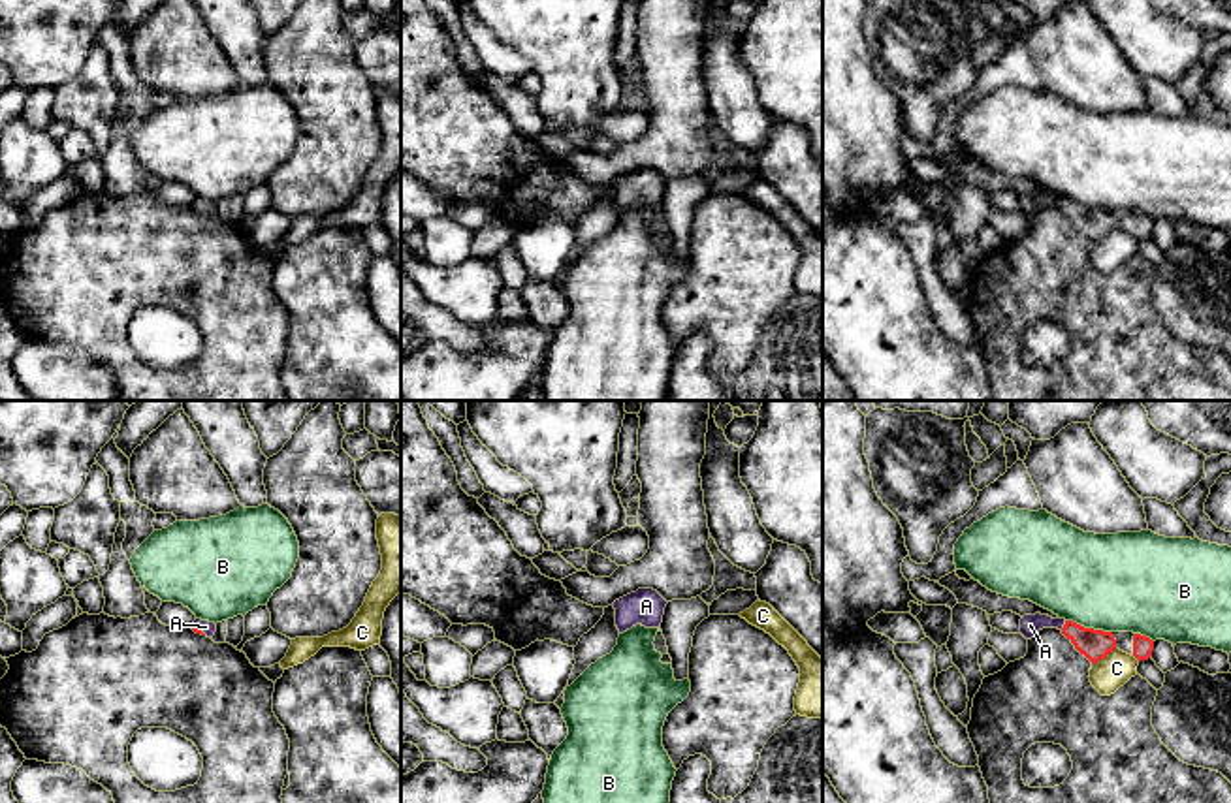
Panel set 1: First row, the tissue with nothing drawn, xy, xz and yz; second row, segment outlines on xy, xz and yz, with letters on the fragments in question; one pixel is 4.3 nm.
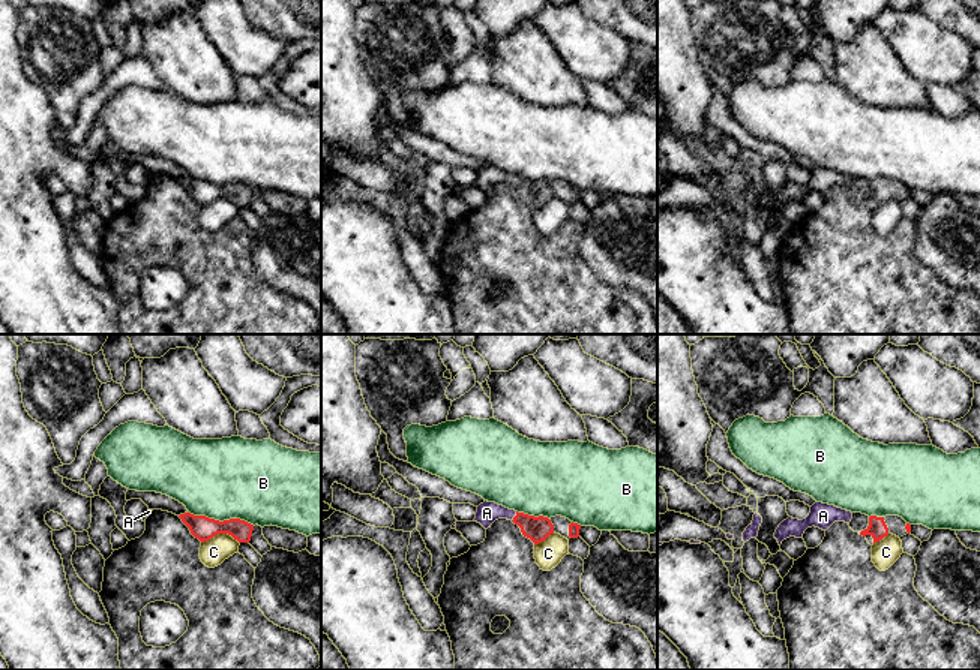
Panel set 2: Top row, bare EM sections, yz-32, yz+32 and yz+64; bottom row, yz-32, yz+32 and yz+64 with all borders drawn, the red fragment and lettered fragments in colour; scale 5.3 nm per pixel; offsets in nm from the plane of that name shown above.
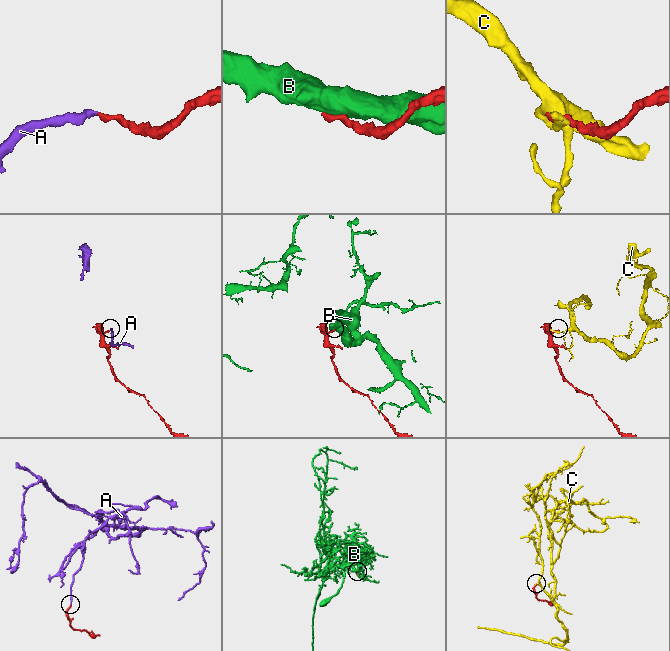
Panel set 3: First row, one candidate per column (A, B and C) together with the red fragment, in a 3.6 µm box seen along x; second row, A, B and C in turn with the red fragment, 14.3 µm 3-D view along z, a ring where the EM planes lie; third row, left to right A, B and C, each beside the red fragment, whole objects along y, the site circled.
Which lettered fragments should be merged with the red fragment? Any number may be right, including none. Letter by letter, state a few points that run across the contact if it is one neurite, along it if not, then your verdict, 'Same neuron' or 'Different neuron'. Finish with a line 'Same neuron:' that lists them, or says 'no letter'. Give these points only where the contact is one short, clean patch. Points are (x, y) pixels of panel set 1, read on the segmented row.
A: Line: yz (1094, 644), (1064, 625), (1030, 625). Same neuron
B: Line: yz (1066, 619), (1111, 632). Different neuron
C: Line: yz (1115, 647), (1092, 664). Different neuron
Same neuron: A

